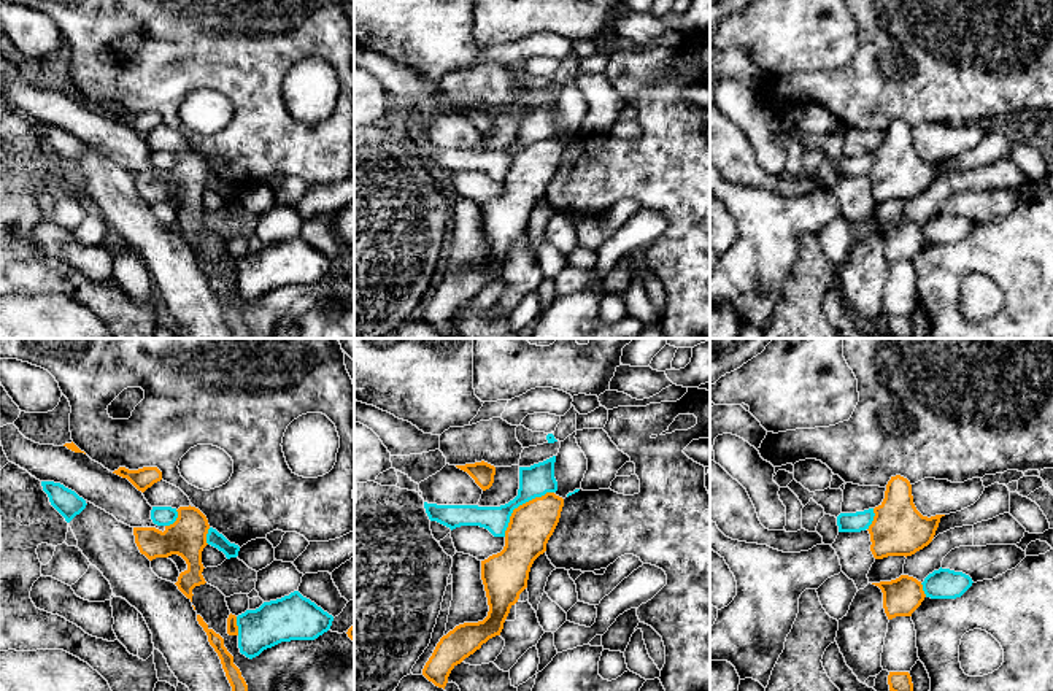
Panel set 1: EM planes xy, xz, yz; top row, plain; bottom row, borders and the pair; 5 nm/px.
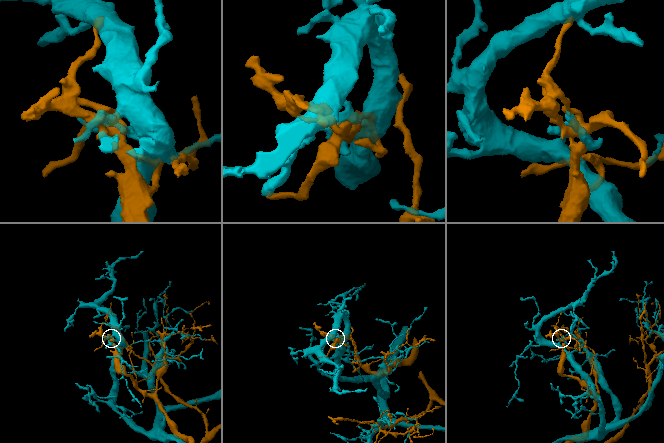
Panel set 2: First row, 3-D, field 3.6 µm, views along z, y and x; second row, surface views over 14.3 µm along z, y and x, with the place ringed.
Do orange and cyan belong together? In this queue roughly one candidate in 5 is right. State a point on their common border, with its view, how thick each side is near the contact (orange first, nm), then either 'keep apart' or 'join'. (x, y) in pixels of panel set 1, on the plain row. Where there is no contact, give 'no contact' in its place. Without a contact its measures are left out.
xz (520, 150) | 220/160 nm | keep apart

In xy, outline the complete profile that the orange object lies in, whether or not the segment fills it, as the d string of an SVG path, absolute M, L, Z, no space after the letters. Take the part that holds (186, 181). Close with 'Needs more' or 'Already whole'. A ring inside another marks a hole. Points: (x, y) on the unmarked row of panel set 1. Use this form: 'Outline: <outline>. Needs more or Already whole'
Outline: M179 151L178 162L165 175L156 172L133 172L135 187L149 205L156 202L181 200L187 213L179 218L175 227L178 234L192 246L192 234L205 229L202 219L202 195L208 189L210 173L206 160L195 151Z. Already whole

